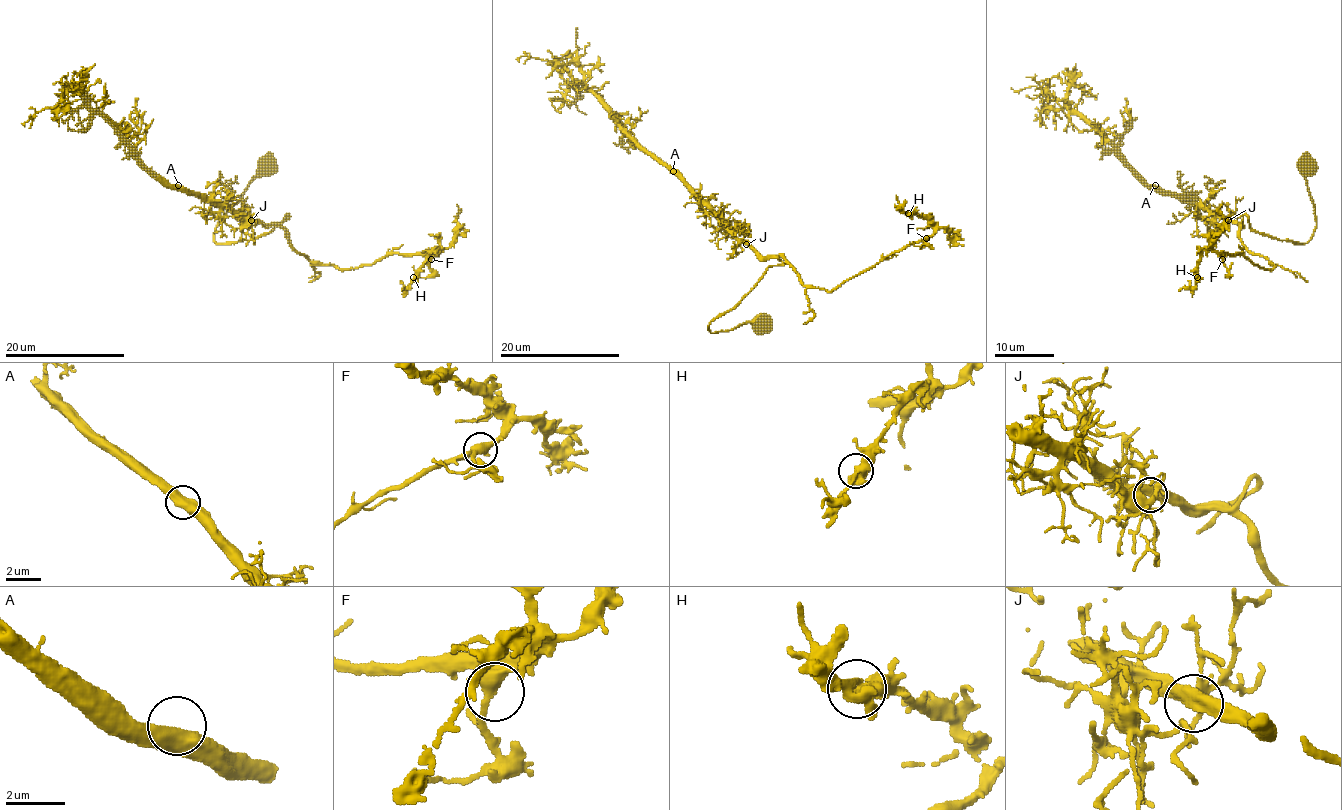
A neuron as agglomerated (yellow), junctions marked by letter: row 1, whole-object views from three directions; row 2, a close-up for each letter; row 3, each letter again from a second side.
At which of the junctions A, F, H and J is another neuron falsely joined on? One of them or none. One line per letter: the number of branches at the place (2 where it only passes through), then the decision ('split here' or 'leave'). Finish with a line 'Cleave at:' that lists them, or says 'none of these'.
A: 2 branches meet; leave
F: 2 branches meet; leave
H: 2 branches meet; leave
J: 2 branches meet; leave
Cleave at: none of these

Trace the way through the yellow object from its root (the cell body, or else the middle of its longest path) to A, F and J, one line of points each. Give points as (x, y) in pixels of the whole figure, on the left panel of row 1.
A: (267, 167), (214, 232), (216, 243), (252, 240), (288, 215), (280, 224), (243, 219), (189, 195), (178, 185)
F: (267, 167), (216, 243), (258, 238), (288, 215), (288, 243), (310, 261), (431, 259)
J: (267, 167), (225, 215), (216, 228), (214, 241), (258, 238), (288, 215), (280, 224), (252, 221)

